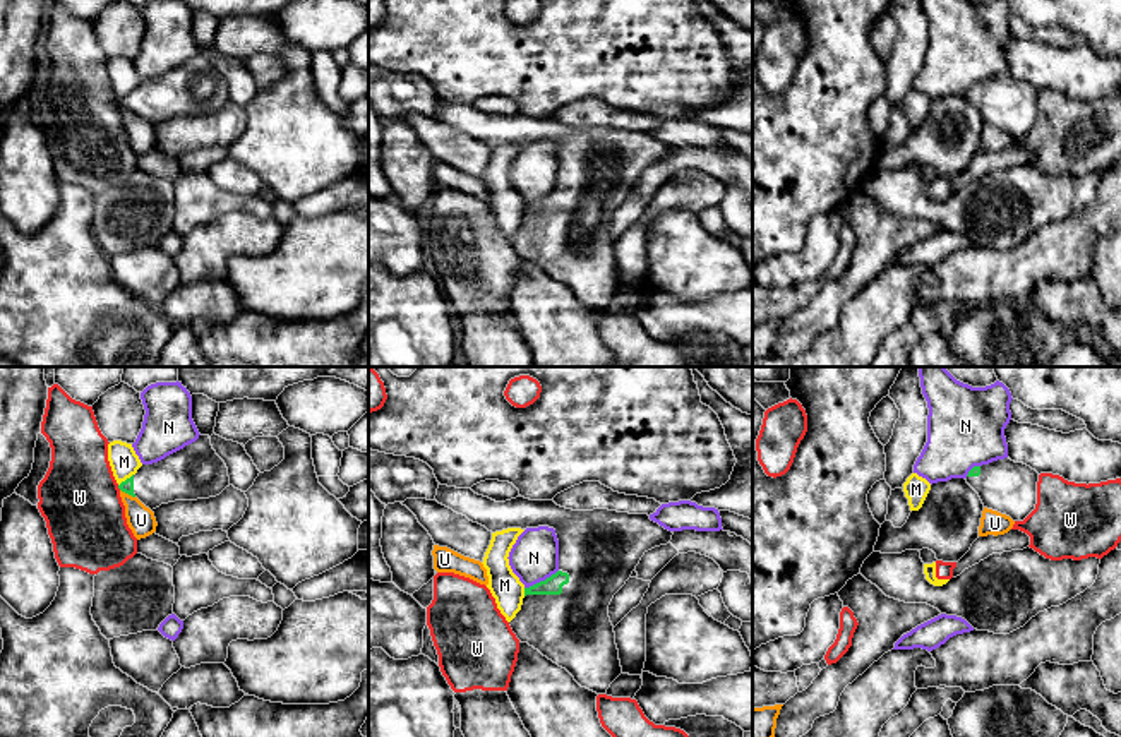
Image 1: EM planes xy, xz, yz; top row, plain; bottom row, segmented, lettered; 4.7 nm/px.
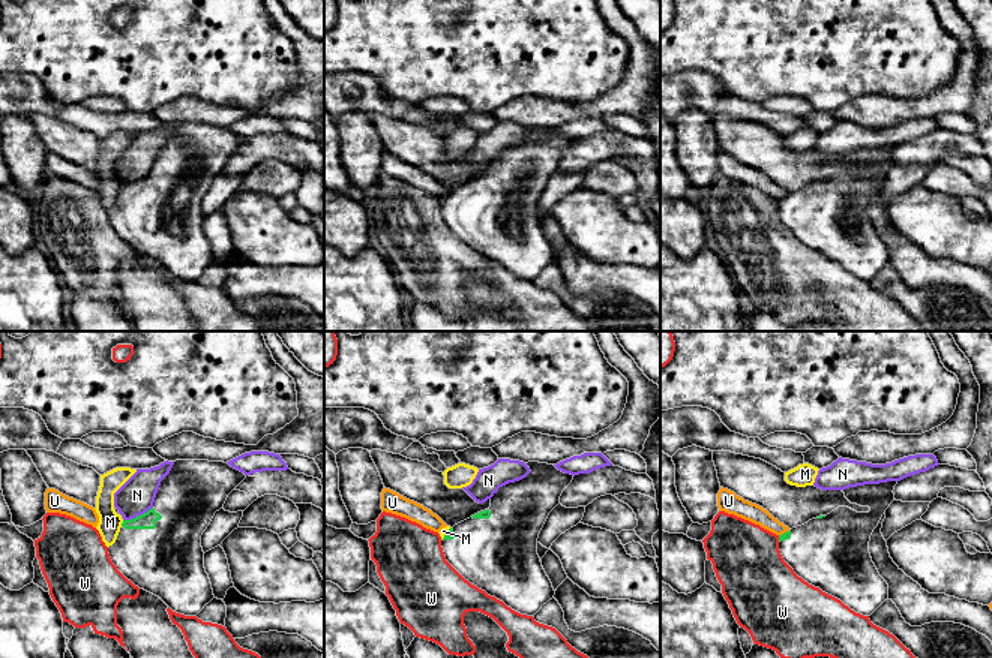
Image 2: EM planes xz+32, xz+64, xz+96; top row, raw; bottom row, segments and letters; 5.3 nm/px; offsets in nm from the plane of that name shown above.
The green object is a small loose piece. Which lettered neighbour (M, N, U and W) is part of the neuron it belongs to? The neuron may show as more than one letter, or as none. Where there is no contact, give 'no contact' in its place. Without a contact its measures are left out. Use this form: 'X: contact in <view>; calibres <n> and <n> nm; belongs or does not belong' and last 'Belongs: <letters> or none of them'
M: contact in xy; calibres 60 and 140 nm; does not belong
N: contact in xz; calibres 90 and 220 nm; does not belong
U: contact in xy; calibres 60 and 130 nm; does not belong
W: contact in xy; calibres 60 and 380 nm; does not belong
Belongs: none of them

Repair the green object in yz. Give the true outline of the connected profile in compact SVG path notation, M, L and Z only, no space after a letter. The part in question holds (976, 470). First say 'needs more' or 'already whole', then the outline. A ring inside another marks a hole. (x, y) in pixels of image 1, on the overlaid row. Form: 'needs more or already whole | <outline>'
needs more | M1010 458L974 466L967 483L979 494L984 507L1023 521L1037 504L1039 473Z

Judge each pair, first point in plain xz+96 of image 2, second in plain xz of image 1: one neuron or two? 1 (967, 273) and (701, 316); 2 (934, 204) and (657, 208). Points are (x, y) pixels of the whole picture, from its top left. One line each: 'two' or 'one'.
1: one
2: two

